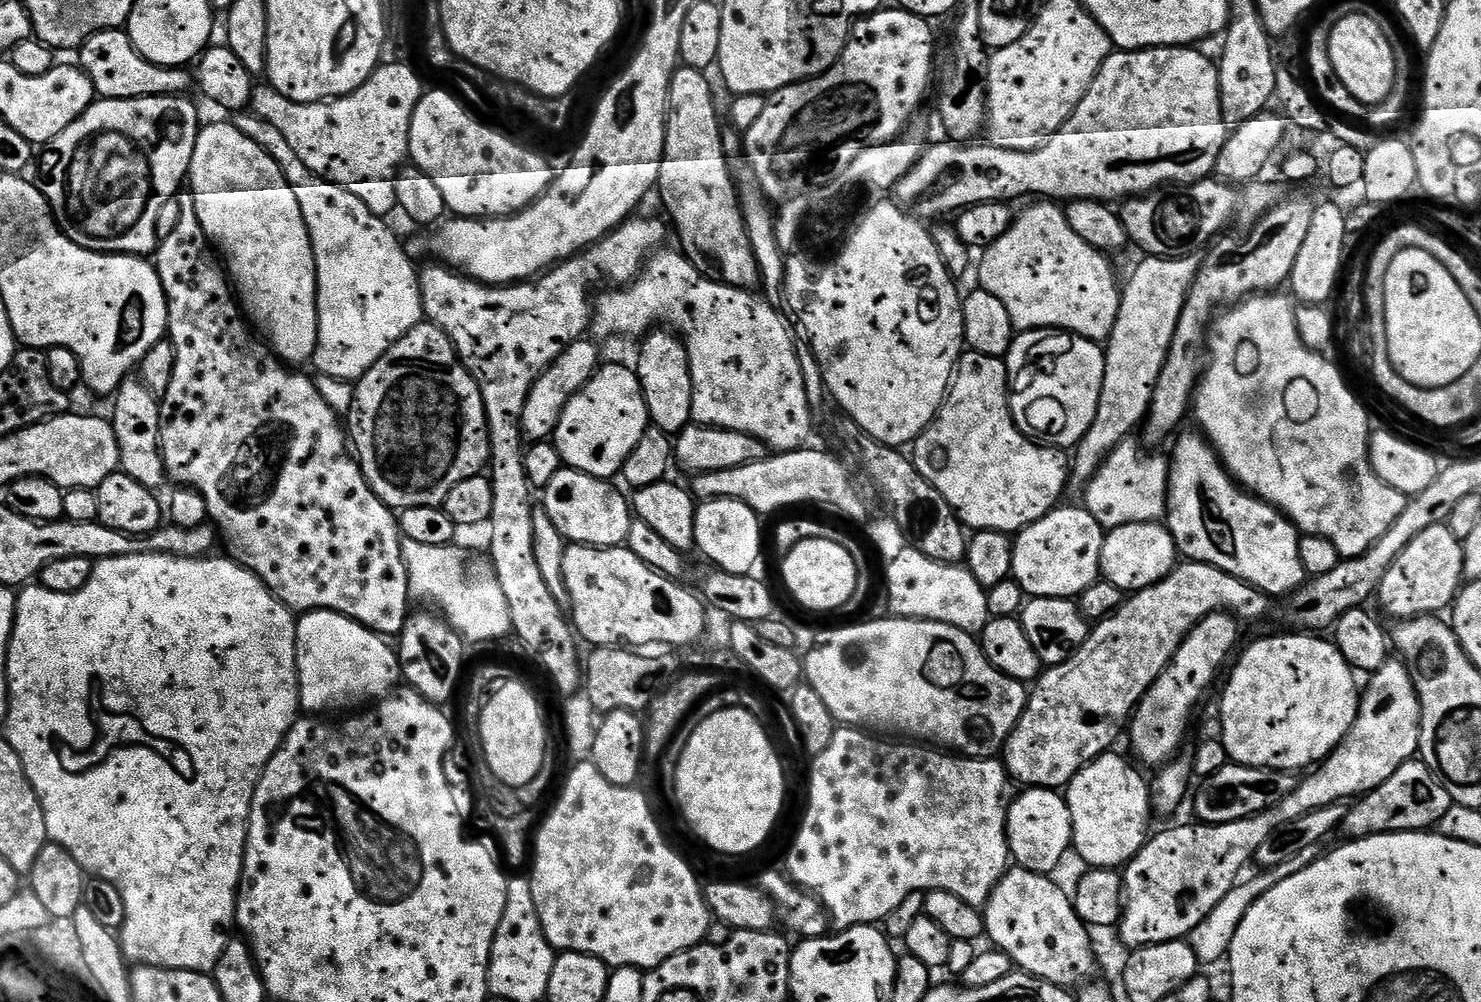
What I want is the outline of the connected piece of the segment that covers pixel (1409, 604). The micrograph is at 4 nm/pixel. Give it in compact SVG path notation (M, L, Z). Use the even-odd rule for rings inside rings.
M1447 523L1438 526L1430 526L1430 530L1422 530L1398 554L1398 558L1386 570L1378 589L1378 601L1384 607L1384 612L1388 616L1393 616L1393 621L1415 620L1417 616L1431 616L1440 614L1440 611L1447 609L1455 601L1464 580L1464 546L1461 540L1454 538L1454 534L1448 529Z

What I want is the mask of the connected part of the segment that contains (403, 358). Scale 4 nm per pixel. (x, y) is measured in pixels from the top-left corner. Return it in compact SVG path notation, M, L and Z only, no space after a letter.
M422 322L414 326L354 385L353 406L346 415L350 444L366 482L389 508L439 508L455 484L479 476L489 467L488 419L480 387L457 356L451 338L436 324Z

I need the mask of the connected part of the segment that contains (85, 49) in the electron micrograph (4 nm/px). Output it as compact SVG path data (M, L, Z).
M113 30L111 32L99 32L94 34L78 50L79 67L90 78L97 97L105 100L129 100L130 98L146 98L147 96L179 96L187 93L188 87L193 87L194 80L191 75L187 76L184 68L163 68L136 52L136 47L130 42L127 31Z

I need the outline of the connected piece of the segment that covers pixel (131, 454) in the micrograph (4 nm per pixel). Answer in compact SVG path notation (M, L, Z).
M129 378L116 389L114 401L116 405L112 408L110 419L112 429L118 438L120 447L120 467L119 471L126 473L134 482L142 482L142 486L153 490L160 490L163 484L166 484L166 473L164 471L164 459L160 456L160 400L152 395L147 386L138 378Z

